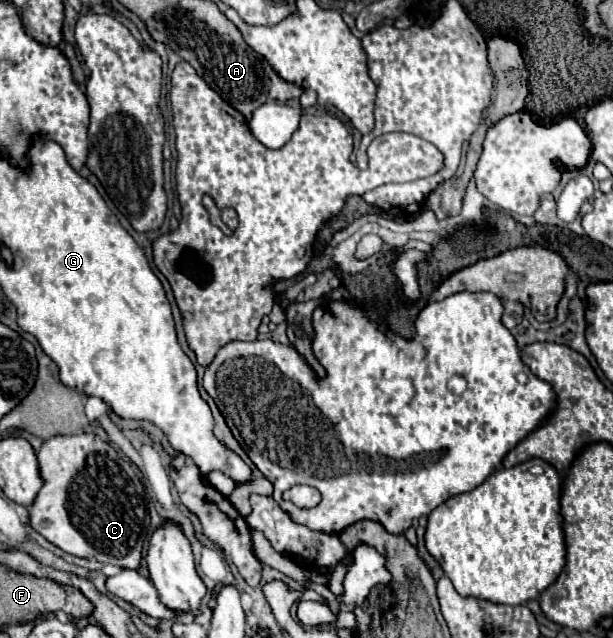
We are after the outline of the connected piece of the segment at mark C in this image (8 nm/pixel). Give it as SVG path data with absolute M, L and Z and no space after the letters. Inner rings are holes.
M94 433L70 437L56 435L42 443L36 457L44 485L38 491L34 503L28 507L30 527L66 553L120 565L126 569L138 569L142 559L142 545L150 533L150 511L146 489L132 463Z

